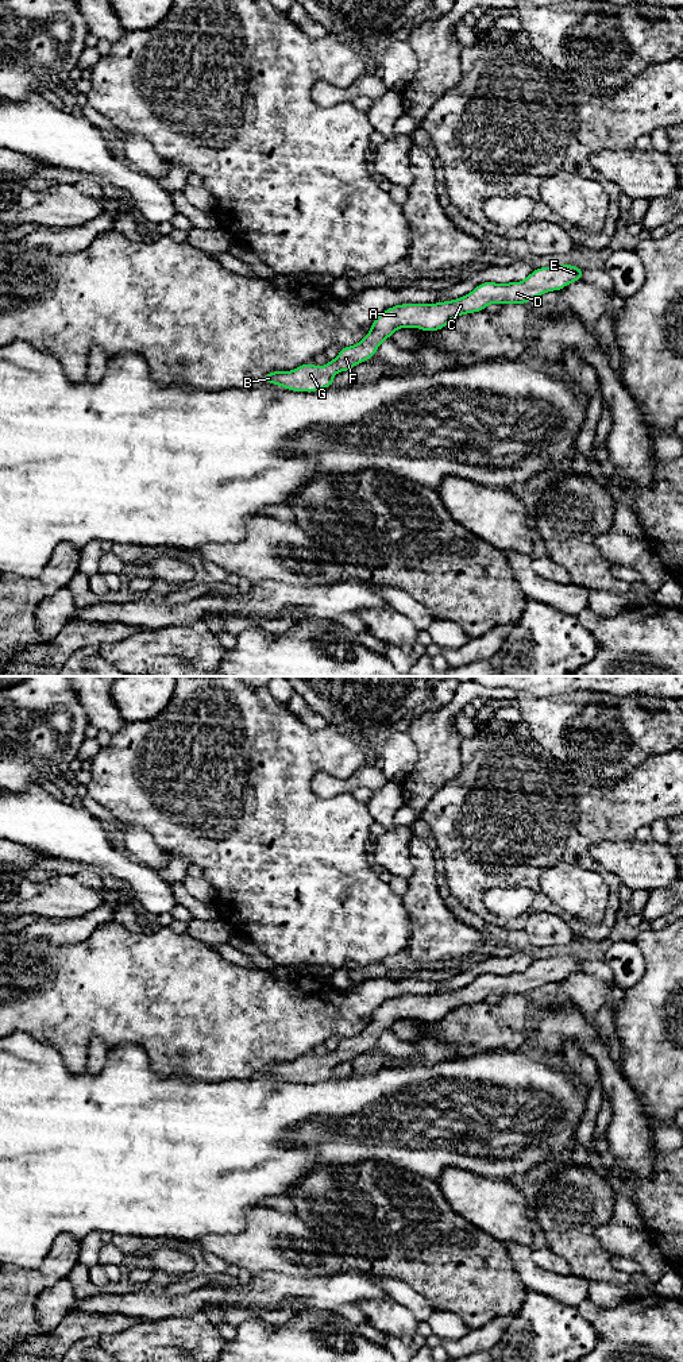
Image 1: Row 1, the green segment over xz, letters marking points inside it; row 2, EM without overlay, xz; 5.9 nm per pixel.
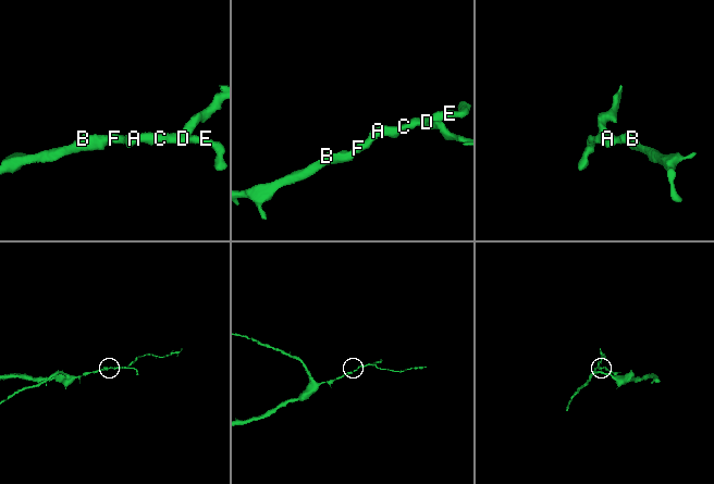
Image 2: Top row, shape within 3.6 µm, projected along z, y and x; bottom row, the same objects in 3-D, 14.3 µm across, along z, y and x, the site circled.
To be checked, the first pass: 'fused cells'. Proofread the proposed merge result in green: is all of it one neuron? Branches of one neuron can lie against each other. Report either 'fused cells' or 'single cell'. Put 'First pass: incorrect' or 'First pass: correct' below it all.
single cell
First pass: incorrect

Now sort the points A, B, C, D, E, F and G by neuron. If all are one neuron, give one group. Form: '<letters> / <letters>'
A B C D E F G

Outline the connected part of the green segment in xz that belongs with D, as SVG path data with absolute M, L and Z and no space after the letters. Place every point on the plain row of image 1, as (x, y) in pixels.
M559 956L551 958L539 958L521 973L495 975L483 973L478 976L471 984L456 991L436 993L436 995L401 995L386 1000L371 1015L370 1023L355 1037L340 1039L336 1050L328 1052L321 1057L305 1054L292 1062L271 1062L265 1066L263 1072L267 1074L279 1076L283 1080L293 1083L317 1083L333 1076L333 1066L340 1062L350 1062L358 1054L371 1050L381 1034L390 1030L391 1025L400 1019L420 1019L421 1022L439 1022L444 1019L452 1010L483 1002L489 995L526 995L547 983L562 981L571 973L580 972L583 960L572 956Z

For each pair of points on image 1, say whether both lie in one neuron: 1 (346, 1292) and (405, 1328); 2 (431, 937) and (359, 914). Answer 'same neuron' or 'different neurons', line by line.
1: different neurons
2: different neurons

